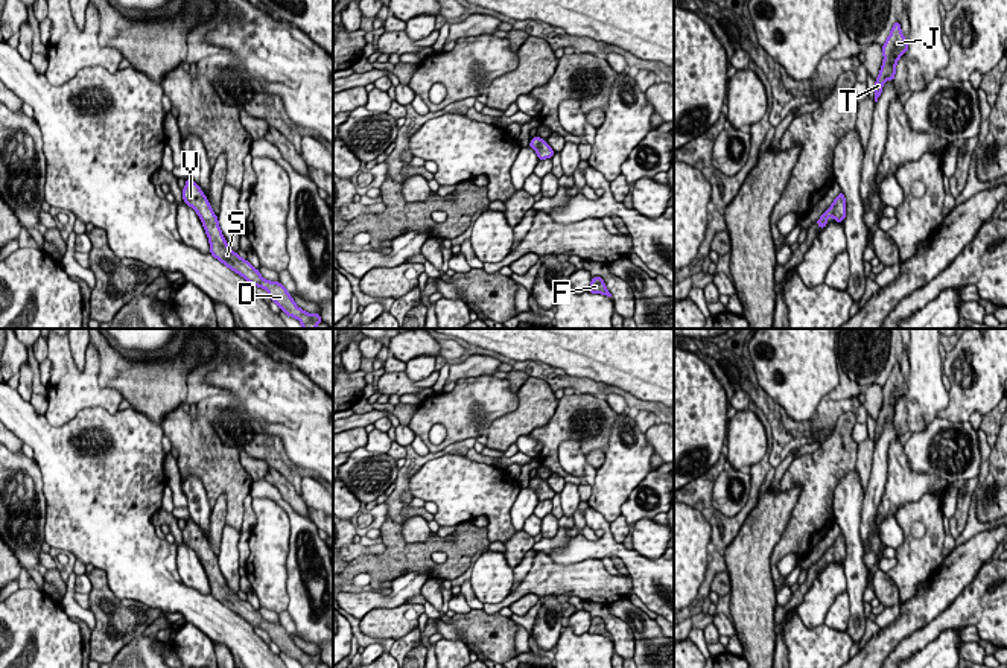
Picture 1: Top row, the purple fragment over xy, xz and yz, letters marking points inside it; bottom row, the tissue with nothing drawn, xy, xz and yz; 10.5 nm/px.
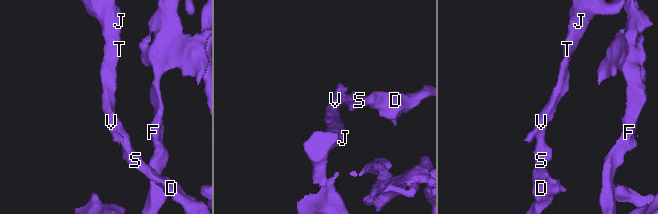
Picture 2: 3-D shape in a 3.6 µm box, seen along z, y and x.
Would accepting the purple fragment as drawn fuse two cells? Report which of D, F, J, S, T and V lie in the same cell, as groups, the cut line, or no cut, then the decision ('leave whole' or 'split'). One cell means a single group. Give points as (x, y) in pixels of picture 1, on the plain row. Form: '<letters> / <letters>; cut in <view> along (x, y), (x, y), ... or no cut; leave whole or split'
D F J S T V; no cut; leave whole

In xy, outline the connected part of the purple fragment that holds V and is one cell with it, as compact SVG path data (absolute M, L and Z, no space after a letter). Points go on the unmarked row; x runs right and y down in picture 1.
M192 519L186 520L183 542L198 554L207 574L210 593L213 598L242 616L253 627L263 628L269 635L271 641L287 657L297 659L303 668L316 668L322 662L319 654L310 656L300 650L280 622L265 621L259 610L256 610L248 601L242 600L237 593L228 589L218 563L218 555L213 554L207 537Z

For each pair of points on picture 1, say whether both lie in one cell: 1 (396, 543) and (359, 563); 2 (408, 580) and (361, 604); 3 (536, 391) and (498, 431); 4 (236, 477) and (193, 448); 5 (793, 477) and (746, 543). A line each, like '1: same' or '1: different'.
1: same
2: same
3: same
4: same
5: different

